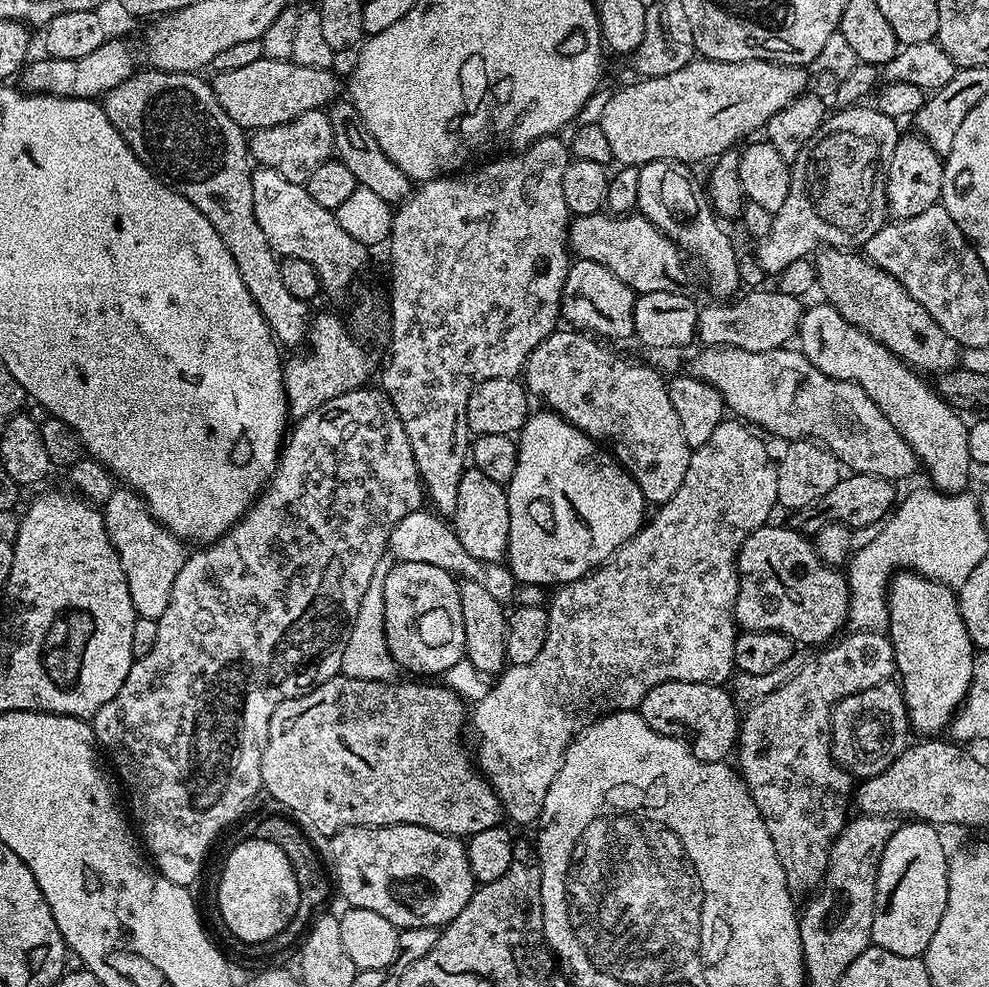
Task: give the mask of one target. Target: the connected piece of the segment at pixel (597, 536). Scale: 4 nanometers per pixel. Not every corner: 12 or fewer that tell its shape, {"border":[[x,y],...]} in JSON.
{"border":[[529,415],[506,486],[506,565],[559,586],[645,523],[611,452]]}

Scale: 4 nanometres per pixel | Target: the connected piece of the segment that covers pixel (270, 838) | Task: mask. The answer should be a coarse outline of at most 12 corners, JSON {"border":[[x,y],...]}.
{"border":[[295,819],[237,823],[218,844],[274,842],[298,882],[294,918],[271,942],[247,945],[256,960],[293,951],[334,892],[329,869]]}

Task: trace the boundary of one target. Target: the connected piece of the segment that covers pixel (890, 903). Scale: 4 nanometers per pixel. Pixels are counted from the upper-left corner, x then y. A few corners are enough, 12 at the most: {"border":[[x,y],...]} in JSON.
{"border":[[935,824],[884,847],[872,944],[923,957],[946,914]]}

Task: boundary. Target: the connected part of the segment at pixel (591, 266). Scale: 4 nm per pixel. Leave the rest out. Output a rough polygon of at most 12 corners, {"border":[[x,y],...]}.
{"border":[[573,259],[560,314],[576,330],[624,340],[637,293],[618,274]]}

